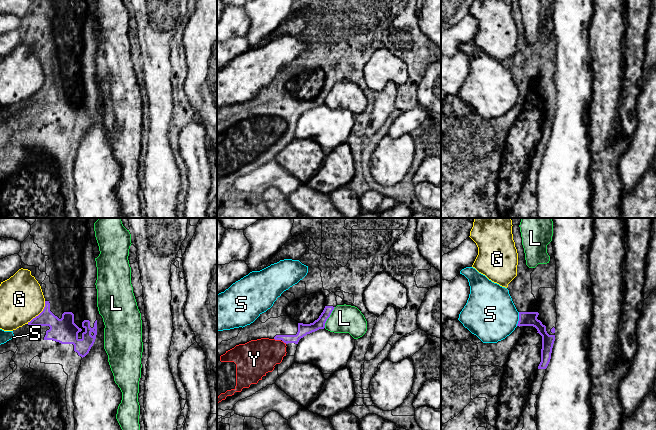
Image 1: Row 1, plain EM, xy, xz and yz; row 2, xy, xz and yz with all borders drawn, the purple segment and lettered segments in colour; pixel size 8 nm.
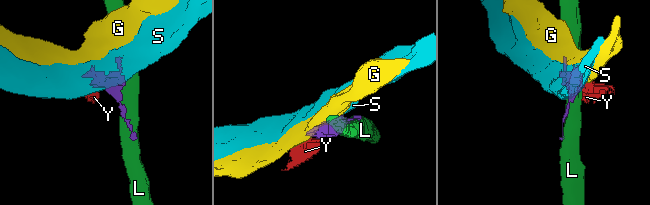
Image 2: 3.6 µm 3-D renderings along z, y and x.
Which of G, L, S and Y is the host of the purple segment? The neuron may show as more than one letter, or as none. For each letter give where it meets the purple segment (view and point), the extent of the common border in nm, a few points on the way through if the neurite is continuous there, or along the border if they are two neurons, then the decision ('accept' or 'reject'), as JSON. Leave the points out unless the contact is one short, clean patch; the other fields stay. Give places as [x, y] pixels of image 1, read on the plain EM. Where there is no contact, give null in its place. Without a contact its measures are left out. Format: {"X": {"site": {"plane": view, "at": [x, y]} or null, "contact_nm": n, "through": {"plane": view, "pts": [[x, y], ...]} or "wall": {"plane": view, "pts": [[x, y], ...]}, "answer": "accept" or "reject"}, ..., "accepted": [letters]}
{"G": {"site": {"plane": "xy", "at": [40, 89]}, "contact_nm": 240, "wall": {"plane": "xy", "pts": [[45, 77], [44, 84], [27, 99]]}, "answer": "reject"}, "L": {"site": {"plane": "xz", "at": [329, 92]}, "contact_nm": 190, "answer": "reject"}, "S": {"site": {"plane": "yz", "at": [519, 95]}, "contact_nm": 110, "answer": "reject"}, "Y": {"site": {"plane": "xz", "at": [277, 115]}, "contact_nm": 60, "answer": "reject"}, "accepted": []}

